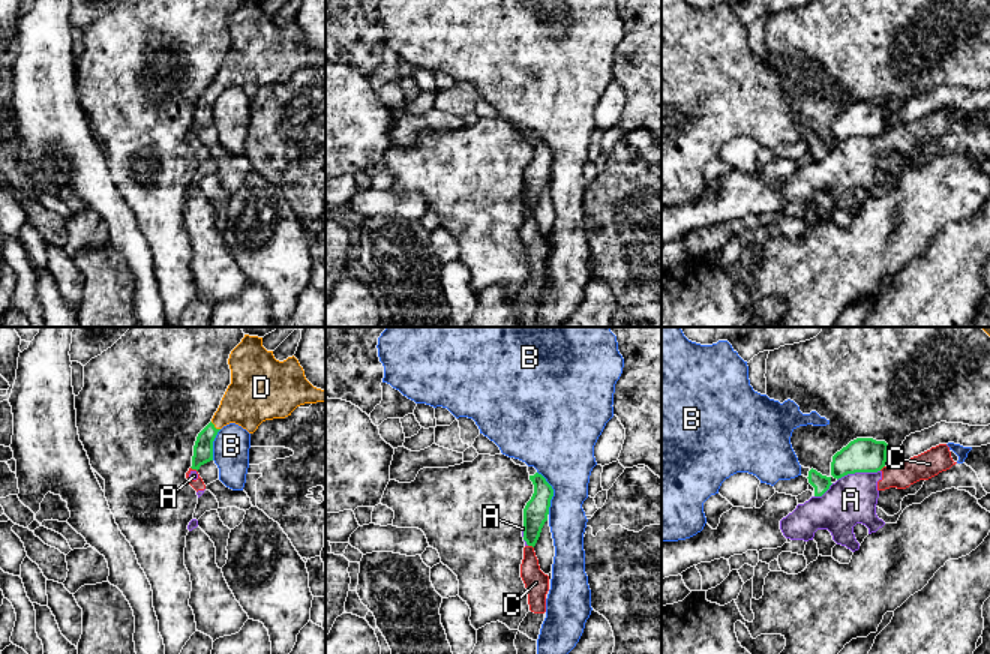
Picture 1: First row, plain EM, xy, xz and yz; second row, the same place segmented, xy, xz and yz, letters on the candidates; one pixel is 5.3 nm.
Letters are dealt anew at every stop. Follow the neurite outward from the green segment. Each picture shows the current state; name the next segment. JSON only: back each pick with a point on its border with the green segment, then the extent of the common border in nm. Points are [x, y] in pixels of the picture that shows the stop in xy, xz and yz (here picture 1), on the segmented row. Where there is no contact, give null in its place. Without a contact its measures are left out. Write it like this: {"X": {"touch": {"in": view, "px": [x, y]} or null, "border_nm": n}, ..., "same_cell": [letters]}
{"D": {"touch": {"in": "xy", "px": [213, 426]}, "border_nm": 70}, "same_cell": ["D"]}

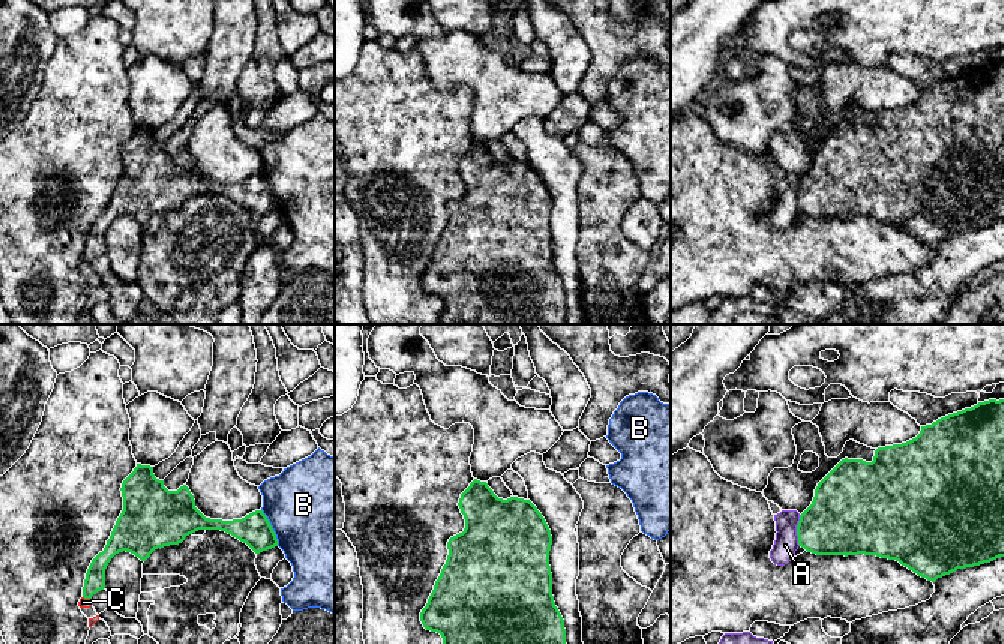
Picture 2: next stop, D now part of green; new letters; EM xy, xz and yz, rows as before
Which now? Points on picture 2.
{"same_cell": []}

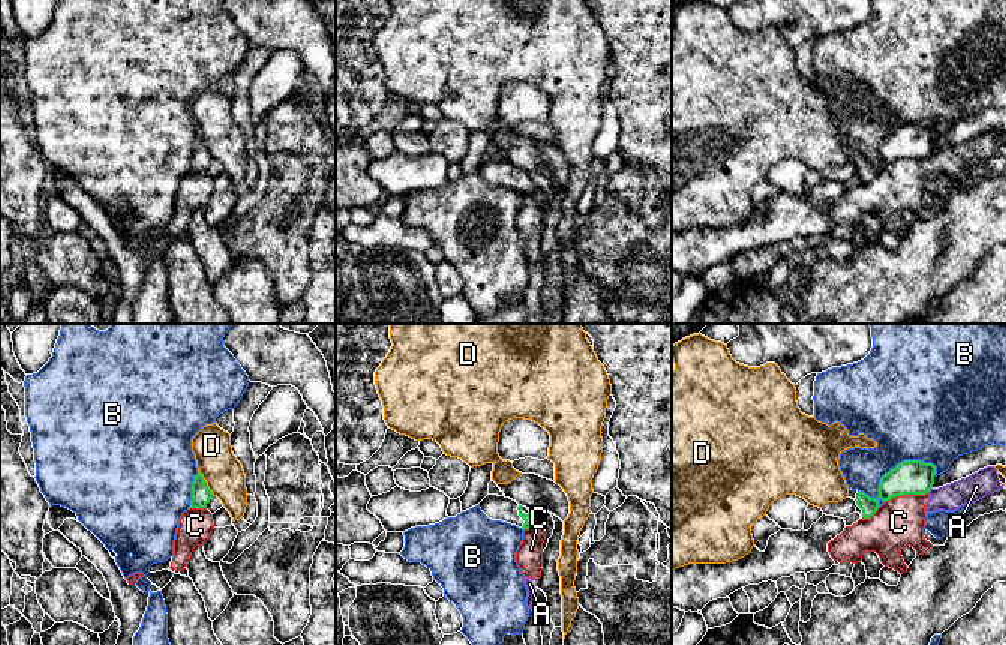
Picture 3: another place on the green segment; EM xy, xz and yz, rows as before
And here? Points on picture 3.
{"same_cell": []}

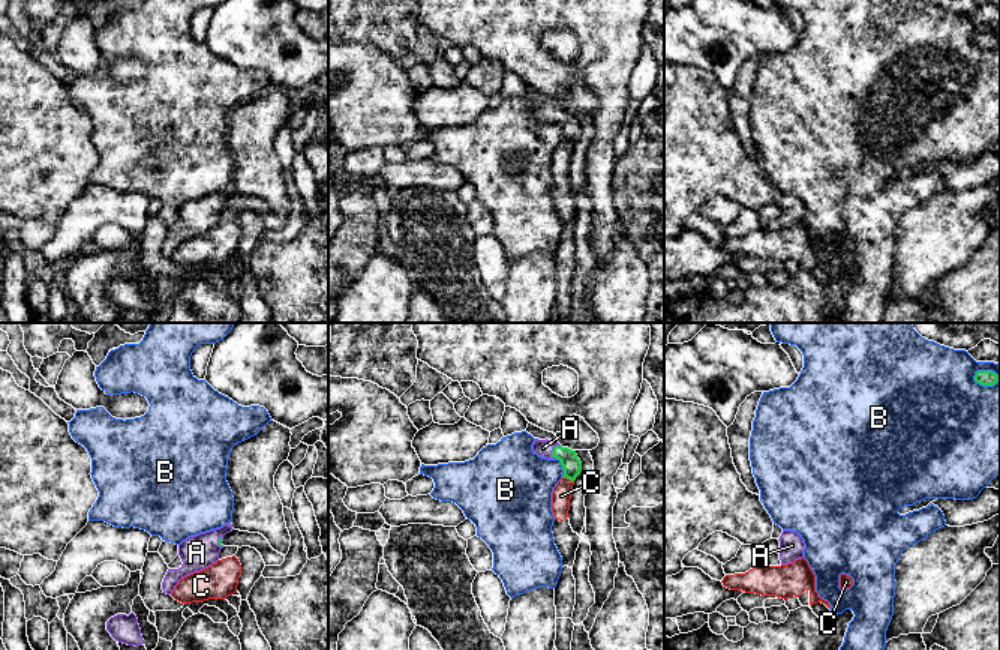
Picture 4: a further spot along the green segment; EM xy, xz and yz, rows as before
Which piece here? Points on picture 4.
{"A": {"touch": {"in": "xz", "px": [552, 451]}, "border_nm": 90}, "same_cell": ["A"]}

